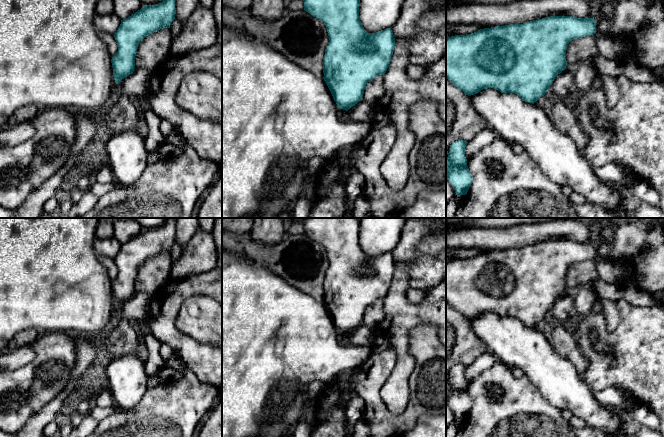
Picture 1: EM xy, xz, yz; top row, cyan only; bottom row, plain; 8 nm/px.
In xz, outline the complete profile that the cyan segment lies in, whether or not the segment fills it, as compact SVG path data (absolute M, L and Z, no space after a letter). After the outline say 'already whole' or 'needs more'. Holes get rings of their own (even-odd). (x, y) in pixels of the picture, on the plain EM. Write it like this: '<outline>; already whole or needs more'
M302 218L304 234L326 250L329 266L323 281L323 297L339 333L349 334L362 324L365 311L389 291L395 262L391 252L368 257L359 243L359 218Z; already whole

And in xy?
M167 218L162 226L144 229L128 242L121 244L113 259L118 275L111 283L116 308L133 297L139 267L158 254L170 252L176 238L175 225L176 218Z; already whole

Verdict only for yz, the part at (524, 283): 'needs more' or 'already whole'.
already whole

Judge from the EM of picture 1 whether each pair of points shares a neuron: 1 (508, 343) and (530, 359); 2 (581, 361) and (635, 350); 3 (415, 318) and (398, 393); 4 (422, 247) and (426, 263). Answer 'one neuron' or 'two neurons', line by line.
1: one neuron
2: two neurons
3: one neuron
4: two neurons

